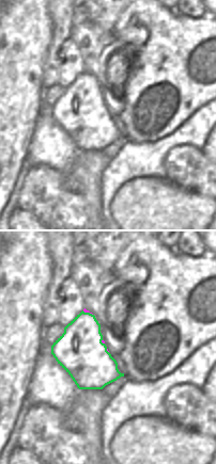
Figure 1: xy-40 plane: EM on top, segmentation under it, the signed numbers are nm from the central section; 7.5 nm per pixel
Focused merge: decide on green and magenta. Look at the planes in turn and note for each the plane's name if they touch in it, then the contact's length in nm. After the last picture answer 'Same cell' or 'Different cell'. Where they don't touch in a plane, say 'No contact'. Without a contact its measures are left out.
Touches green in xy-40. Shared border 90 nm.

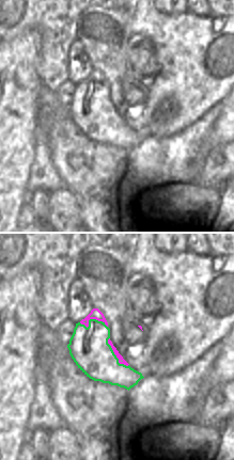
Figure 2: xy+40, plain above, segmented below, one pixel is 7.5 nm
Touches green in xy+40. Shared border 260 nm.

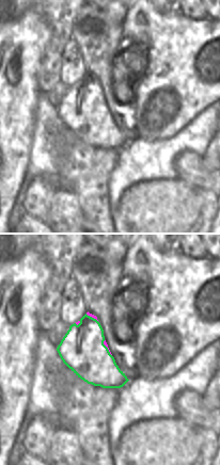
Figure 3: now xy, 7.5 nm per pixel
Touches green in xy. Shared border 130 nm.

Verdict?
Same cell.

